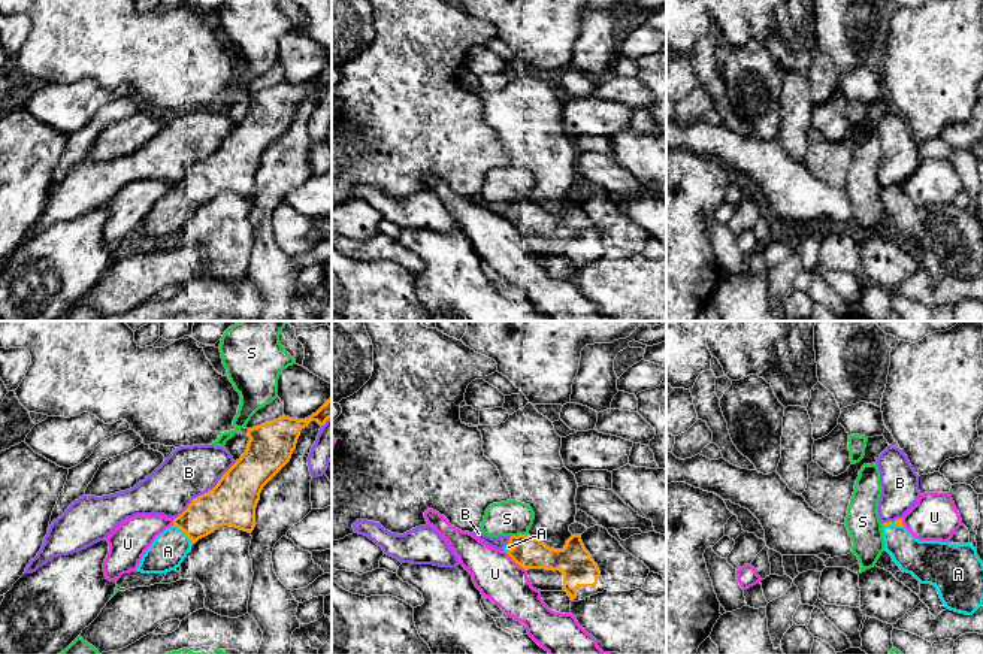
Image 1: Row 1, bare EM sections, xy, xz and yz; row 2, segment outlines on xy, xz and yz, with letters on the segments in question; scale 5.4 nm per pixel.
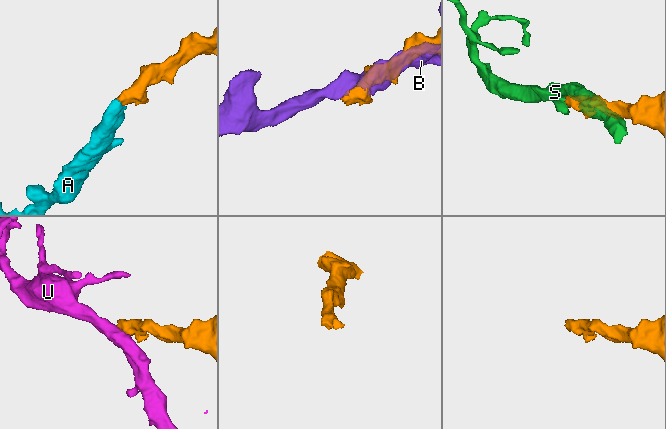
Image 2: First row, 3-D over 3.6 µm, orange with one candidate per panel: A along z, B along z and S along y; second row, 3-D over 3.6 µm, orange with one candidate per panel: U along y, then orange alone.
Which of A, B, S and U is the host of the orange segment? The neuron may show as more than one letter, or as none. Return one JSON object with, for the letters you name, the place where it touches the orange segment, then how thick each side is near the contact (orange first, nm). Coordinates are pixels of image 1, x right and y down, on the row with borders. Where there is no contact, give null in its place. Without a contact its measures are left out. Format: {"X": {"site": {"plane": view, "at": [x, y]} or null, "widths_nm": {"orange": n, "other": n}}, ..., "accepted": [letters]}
{"A": {"site": {"plane": "xy", "at": [184, 532]}, "widths_nm": {"orange": 200, "other": 190}}, "accepted": ["A"]}

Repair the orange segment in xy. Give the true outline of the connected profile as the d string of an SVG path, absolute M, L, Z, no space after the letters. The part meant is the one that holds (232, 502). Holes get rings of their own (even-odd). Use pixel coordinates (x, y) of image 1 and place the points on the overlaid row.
M332 397L309 418L278 420L248 429L248 445L239 460L208 493L191 500L188 508L160 533L145 551L136 570L166 573L181 566L191 546L221 526L251 533L263 487L290 461L300 430L311 421L324 426L332 418Z

